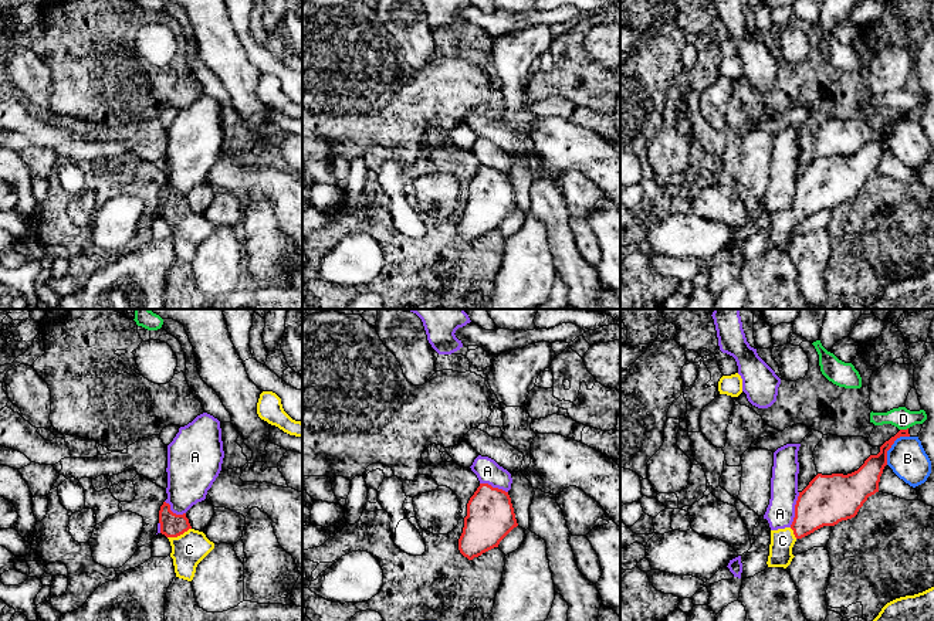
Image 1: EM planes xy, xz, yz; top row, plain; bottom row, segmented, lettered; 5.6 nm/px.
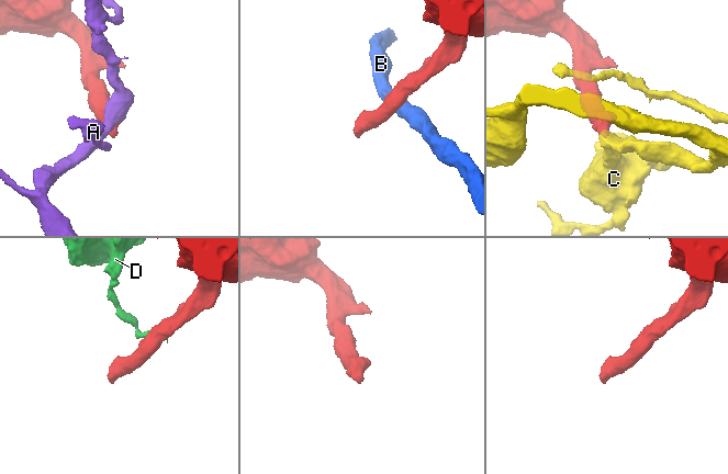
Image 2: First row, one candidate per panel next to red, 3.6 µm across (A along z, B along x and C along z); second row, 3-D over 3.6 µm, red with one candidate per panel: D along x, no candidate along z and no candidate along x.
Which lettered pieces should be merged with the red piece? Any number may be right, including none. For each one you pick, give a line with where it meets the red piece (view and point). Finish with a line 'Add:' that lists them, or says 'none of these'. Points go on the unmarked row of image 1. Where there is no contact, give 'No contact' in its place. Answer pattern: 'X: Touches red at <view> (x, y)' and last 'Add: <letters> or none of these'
C: Touches red at xy (179, 217)
Add: C

